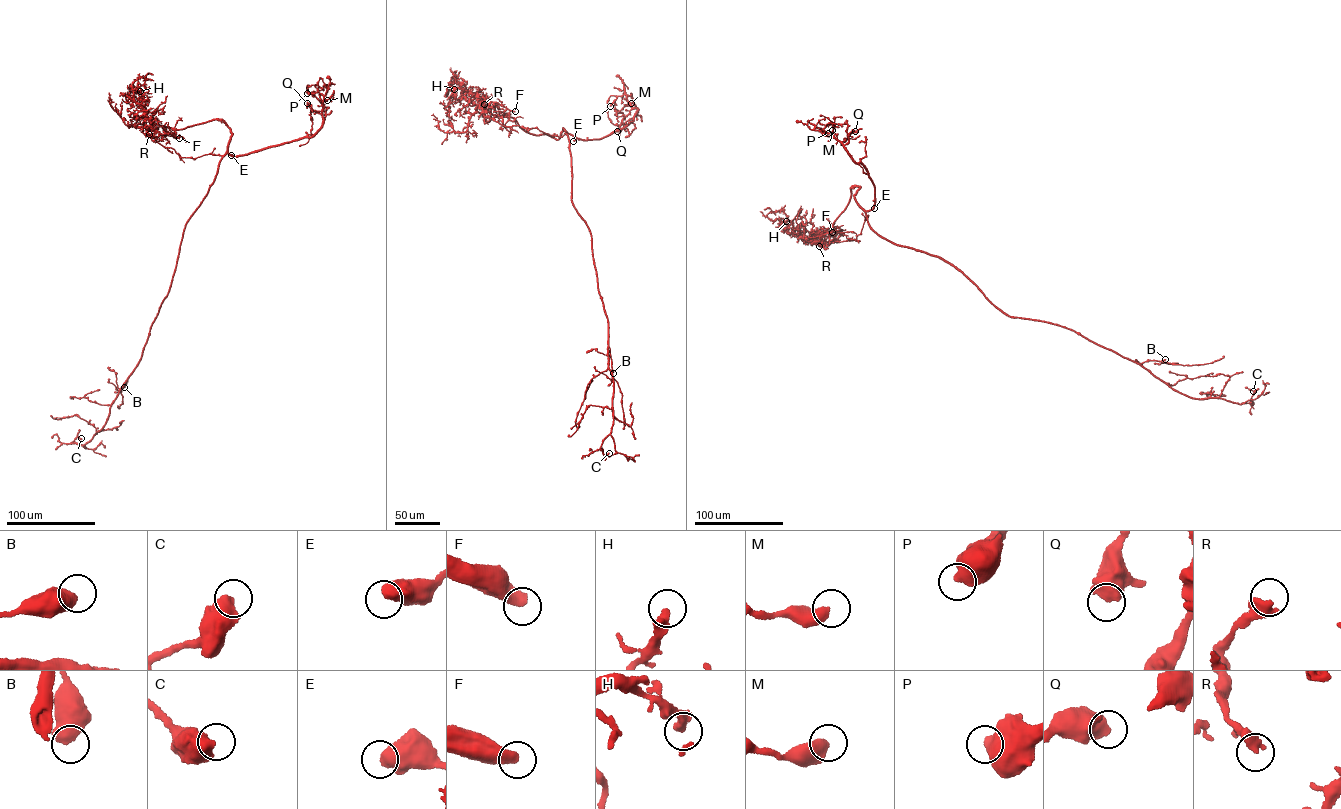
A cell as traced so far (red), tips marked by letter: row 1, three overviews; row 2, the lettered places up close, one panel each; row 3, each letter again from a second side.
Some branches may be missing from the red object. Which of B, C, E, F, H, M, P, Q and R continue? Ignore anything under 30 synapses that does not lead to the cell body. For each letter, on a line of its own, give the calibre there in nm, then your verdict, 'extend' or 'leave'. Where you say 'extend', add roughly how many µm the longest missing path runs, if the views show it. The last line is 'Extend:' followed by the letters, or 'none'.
B: 750 nm | leave
C: 650 nm | leave
E: 600 nm | leave
F: 500 nm | extend | 130 µm
H: 380 nm | leave
M: 500 nm | leave
P: 650 nm | leave
Q: 650 nm | leave
R: 480 nm | leave
Extend: F

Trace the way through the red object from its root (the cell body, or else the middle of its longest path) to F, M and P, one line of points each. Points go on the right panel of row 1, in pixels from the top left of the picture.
F: (978, 289), (950, 263), (877, 235), (856, 201), (860, 187), (850, 189), (832, 232)
M: (978, 289), (950, 263), (877, 235), (865, 212), (875, 202), (873, 183), (832, 130)
P: (978, 289), (950, 263), (877, 235), (865, 212), (875, 202), (872, 181), (842, 143), (820, 130), (828, 133)

